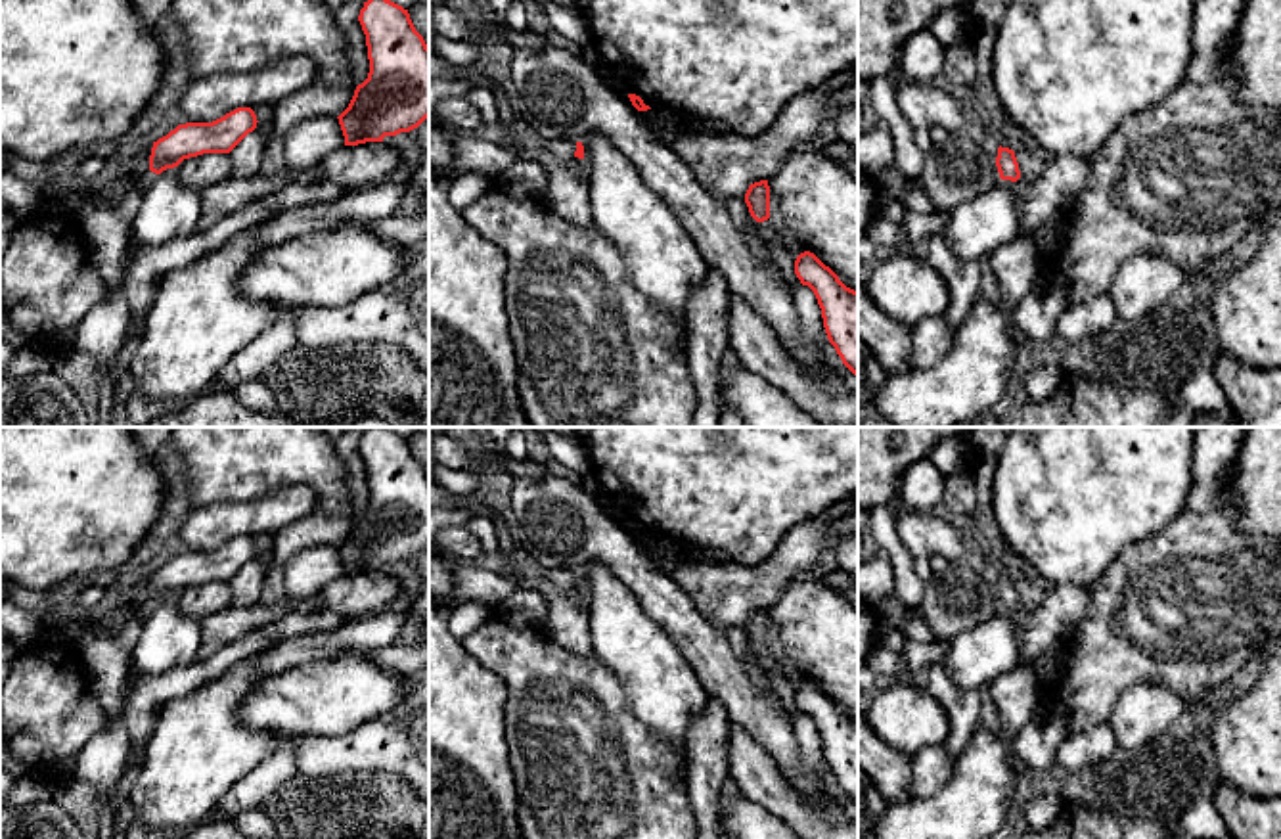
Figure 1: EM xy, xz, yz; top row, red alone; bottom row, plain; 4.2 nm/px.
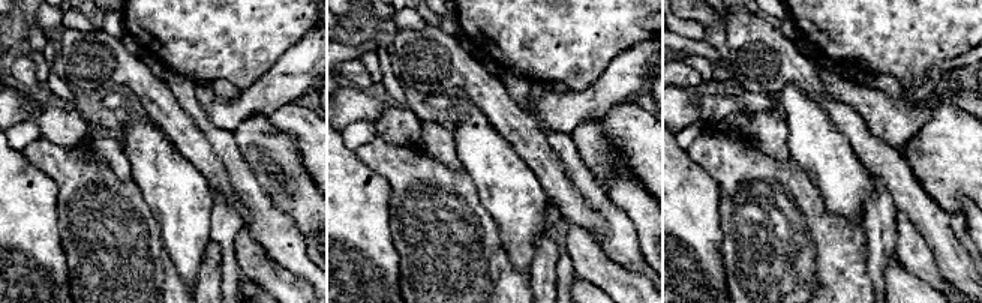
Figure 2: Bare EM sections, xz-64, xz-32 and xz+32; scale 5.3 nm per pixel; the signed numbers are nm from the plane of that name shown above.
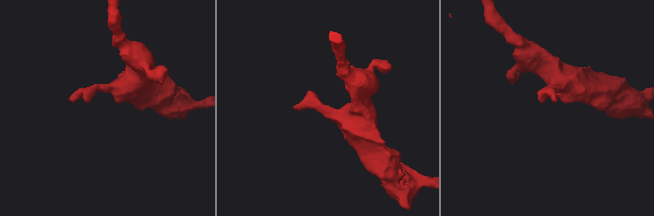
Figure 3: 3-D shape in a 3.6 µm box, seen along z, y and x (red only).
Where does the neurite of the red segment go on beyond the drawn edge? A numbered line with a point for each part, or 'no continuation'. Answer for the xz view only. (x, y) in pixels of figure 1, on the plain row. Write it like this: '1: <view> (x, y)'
1: xz (565, 579)

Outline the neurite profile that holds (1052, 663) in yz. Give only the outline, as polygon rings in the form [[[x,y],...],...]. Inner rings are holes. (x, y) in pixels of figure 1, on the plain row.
[[[1059,644],[1055,649],[1045,651],[1036,661],[1036,680],[1042,690],[1045,690],[1053,680],[1057,680],[1067,665],[1067,644]]]

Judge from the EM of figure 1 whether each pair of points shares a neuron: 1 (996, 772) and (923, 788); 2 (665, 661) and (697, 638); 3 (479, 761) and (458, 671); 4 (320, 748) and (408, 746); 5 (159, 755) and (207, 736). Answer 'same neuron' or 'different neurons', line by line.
1: different neurons
2: different neurons
3: same neuron
4: same neuron
5: same neuron

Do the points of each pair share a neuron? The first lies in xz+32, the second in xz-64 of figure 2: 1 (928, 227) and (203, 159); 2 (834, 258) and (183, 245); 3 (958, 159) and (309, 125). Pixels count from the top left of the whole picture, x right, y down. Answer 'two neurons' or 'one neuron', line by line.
1: one neuron
2: two neurons
3: one neuron

